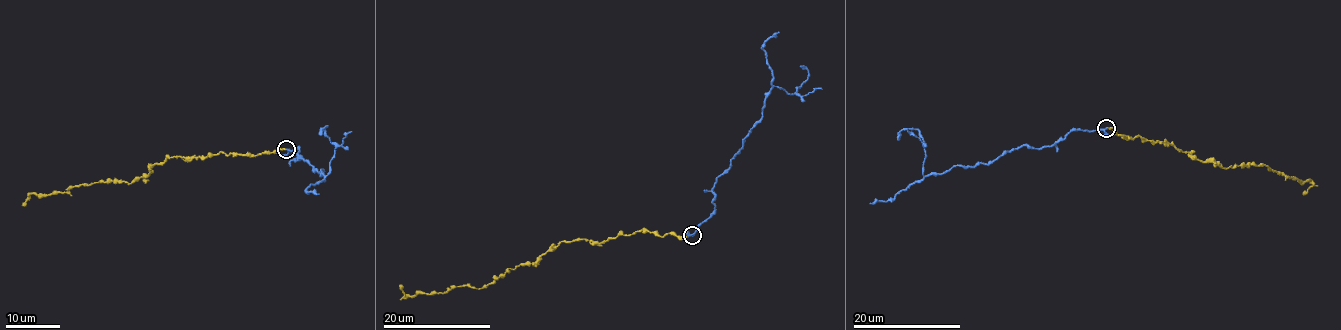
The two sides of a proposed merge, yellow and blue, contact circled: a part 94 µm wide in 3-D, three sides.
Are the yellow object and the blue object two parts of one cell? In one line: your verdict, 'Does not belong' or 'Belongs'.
Does not belong

